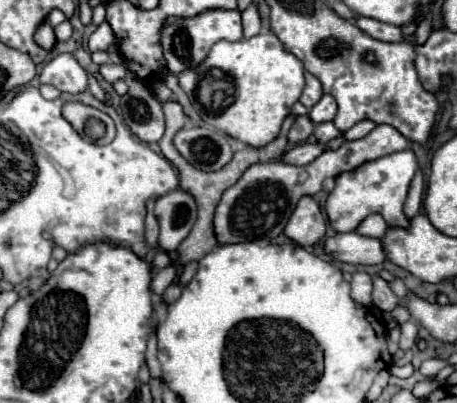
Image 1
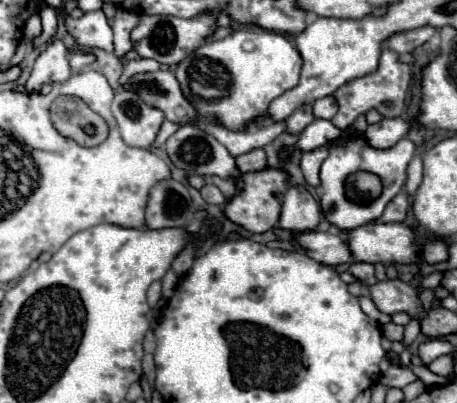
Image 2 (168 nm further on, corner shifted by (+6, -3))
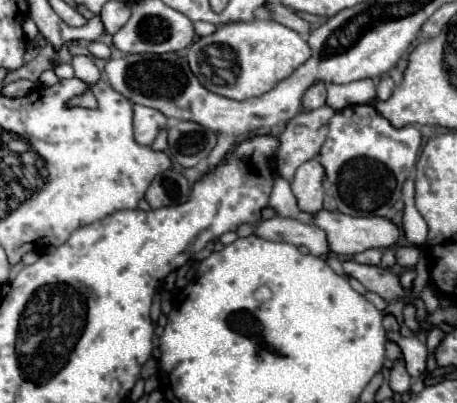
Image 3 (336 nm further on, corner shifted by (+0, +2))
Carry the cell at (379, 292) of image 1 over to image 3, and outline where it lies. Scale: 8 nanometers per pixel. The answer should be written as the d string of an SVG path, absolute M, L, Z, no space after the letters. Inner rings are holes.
M366 249L358 255L354 255L352 259L358 263L366 263L366 265L378 265L380 257L382 257L382 249Z

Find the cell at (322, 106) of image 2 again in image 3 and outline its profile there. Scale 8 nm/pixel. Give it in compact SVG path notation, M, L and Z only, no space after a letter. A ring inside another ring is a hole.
M360 79L352 81L346 85L328 85L328 105L336 111L348 107L348 105L358 105L358 103L368 103L376 99L376 81L374 79Z

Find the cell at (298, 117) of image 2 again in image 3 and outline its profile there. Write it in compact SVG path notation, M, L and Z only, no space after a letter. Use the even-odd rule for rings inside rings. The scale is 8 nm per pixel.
M318 81L306 89L302 97L302 109L318 109L326 103L326 83Z

